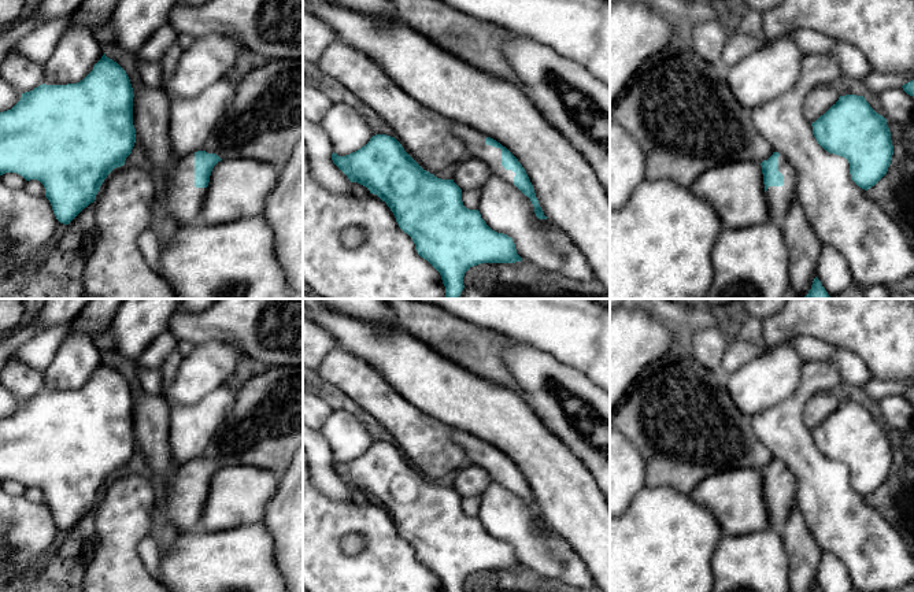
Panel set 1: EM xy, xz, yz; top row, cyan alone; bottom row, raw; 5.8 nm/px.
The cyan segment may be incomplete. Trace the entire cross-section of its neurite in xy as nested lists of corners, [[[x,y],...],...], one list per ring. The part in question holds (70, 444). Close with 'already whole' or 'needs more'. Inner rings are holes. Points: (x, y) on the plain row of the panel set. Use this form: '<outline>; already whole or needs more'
[[[106,360],[93,373],[93,377],[79,389],[67,392],[40,392],[30,399],[22,400],[21,407],[7,418],[0,419],[0,482],[16,480],[26,488],[37,486],[45,495],[45,504],[49,507],[53,521],[60,530],[69,532],[85,514],[95,508],[97,499],[107,482],[116,474],[125,471],[136,449],[136,436],[133,432],[133,395],[126,378]]]; already whole

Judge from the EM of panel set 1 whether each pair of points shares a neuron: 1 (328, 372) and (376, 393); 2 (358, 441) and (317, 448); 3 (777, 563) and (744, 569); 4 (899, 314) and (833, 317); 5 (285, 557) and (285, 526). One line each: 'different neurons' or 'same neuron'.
1: same neuron
2: different neurons
3: same neuron
4: same neuron
5: same neuron

